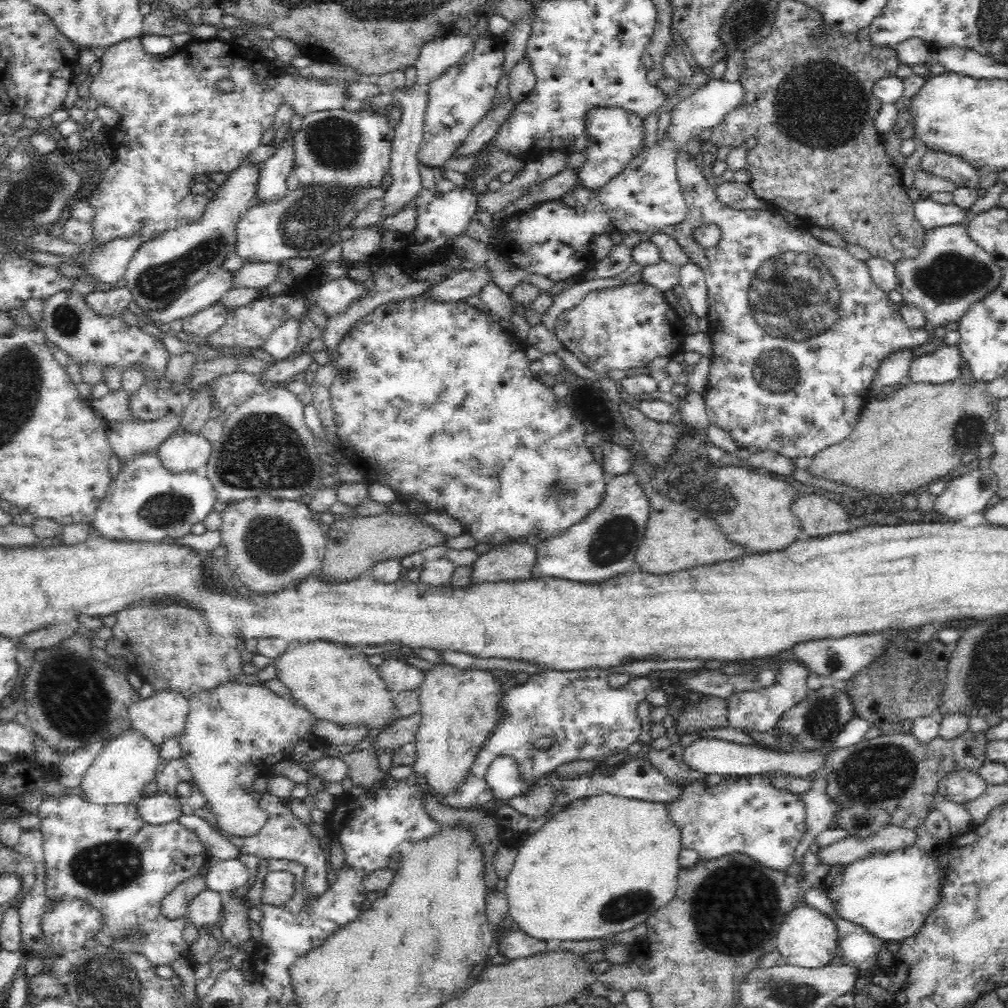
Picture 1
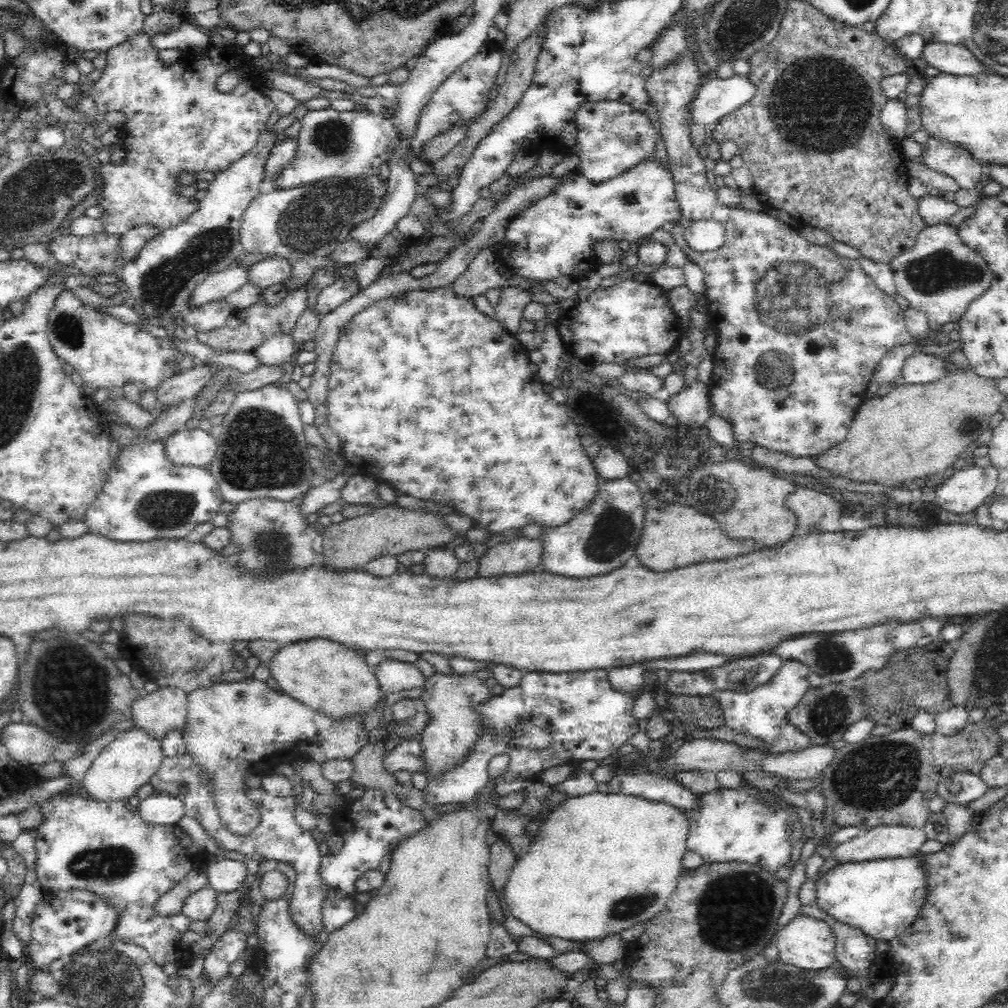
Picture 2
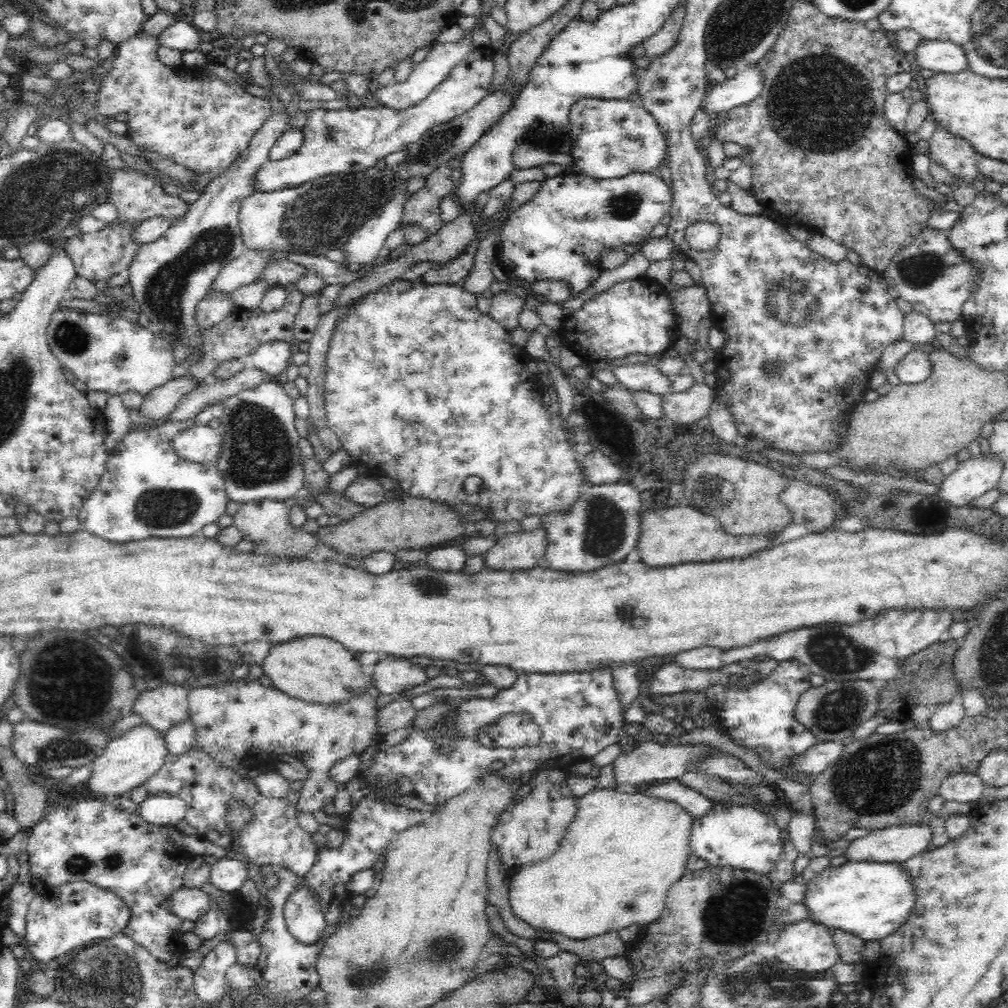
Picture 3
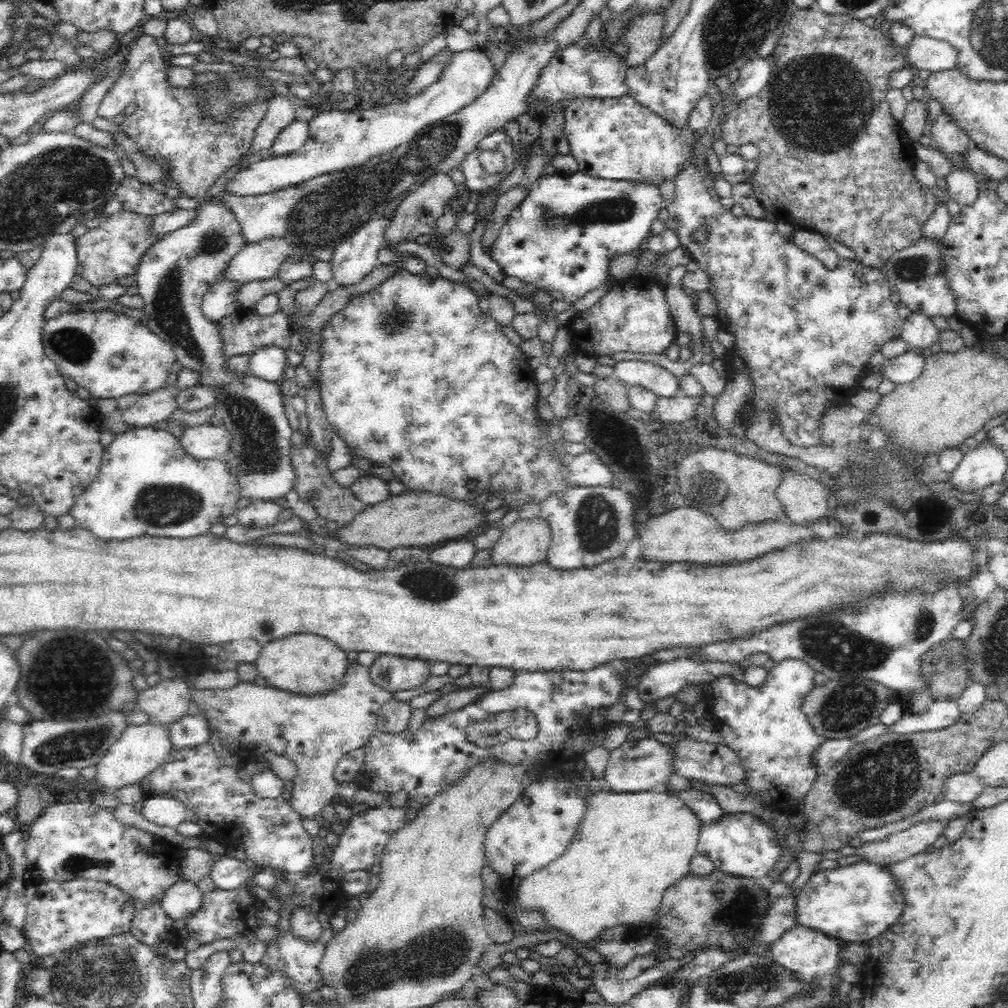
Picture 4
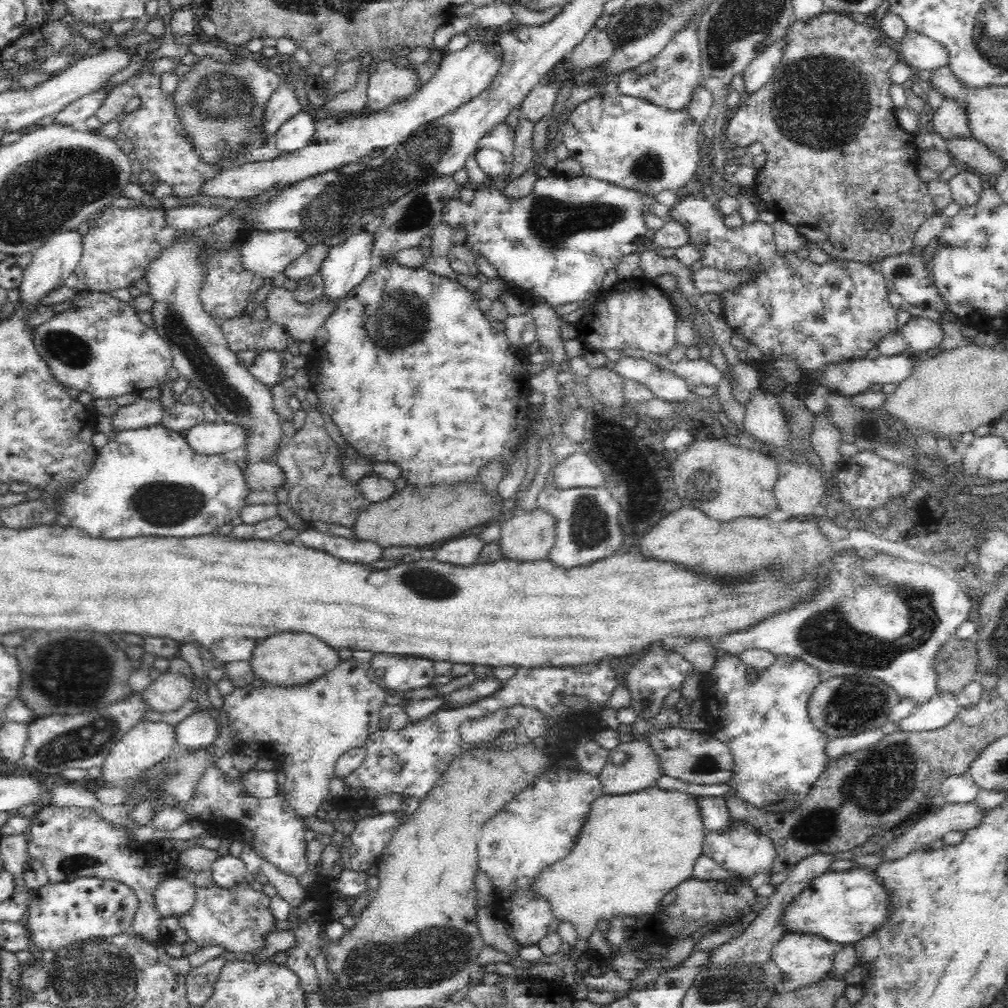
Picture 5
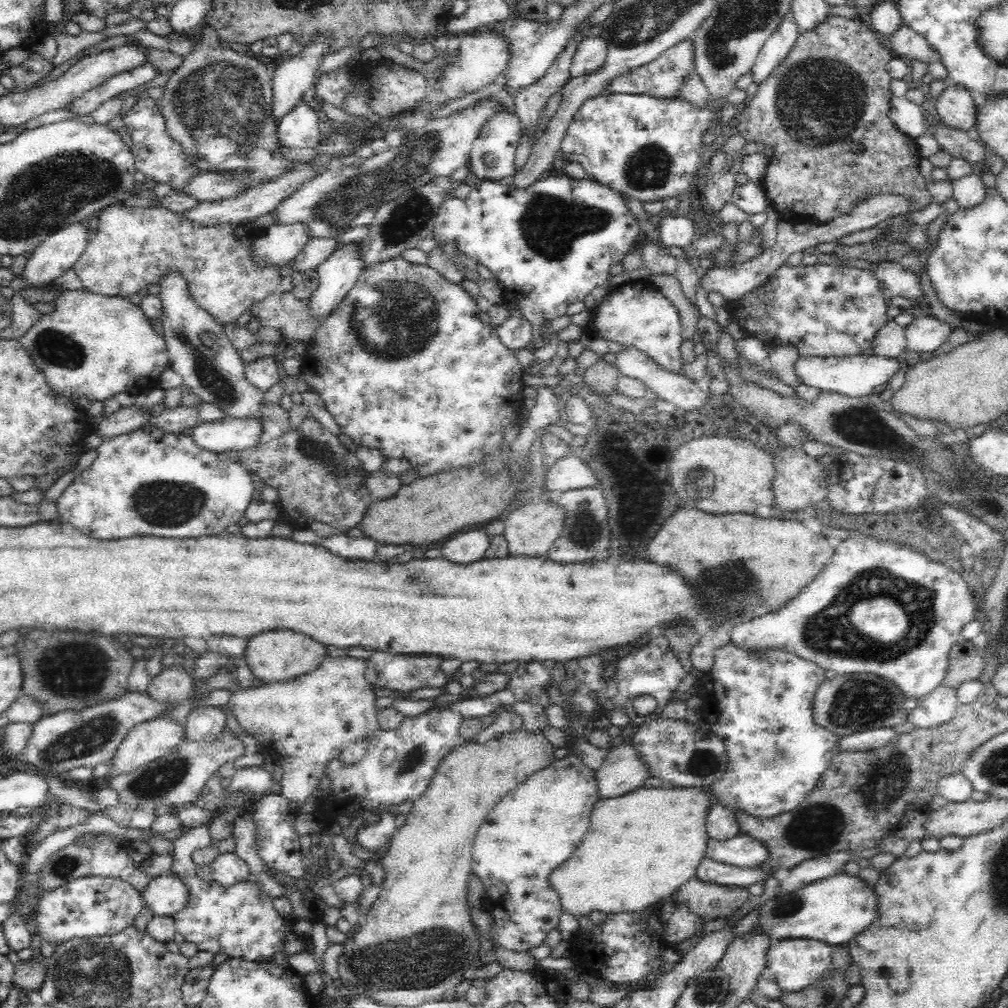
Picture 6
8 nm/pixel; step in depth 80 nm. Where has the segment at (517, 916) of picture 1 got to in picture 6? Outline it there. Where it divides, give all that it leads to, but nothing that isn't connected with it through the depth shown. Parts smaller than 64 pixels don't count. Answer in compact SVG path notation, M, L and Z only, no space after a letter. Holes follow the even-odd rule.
M662 787L662 788L638 788L638 790L630 793L611 798L600 798L595 802L590 819L589 827L586 834L582 837L580 845L576 851L566 861L561 862L560 865L554 868L554 871L549 874L549 883L554 891L558 893L560 899L562 912L566 912L574 919L580 921L583 917L590 918L594 911L603 912L604 914L620 914L624 911L629 913L637 913L641 910L652 907L661 898L668 898L676 888L686 884L690 879L695 878L696 869L700 862L705 858L705 851L709 836L706 832L705 819L709 814L712 797L708 794L703 794L701 790L696 787L681 788L681 787Z

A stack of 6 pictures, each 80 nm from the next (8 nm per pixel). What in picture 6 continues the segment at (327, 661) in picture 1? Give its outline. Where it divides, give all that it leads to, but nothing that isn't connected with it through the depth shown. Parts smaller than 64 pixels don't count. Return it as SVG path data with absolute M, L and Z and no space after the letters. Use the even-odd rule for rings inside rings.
M280 629L277 631L263 631L254 635L247 641L245 661L252 669L255 678L260 678L264 683L286 683L290 680L298 680L309 672L319 669L327 659L326 646L320 644L307 634L294 632L293 630Z

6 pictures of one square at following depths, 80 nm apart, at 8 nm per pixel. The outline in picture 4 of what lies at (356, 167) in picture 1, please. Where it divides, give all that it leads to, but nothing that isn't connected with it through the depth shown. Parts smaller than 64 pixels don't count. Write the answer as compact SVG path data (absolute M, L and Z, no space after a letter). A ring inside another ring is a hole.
M484 49L463 50L457 52L449 63L443 67L442 74L434 83L428 85L419 95L416 95L404 103L380 103L370 105L368 108L354 108L352 110L328 110L317 112L307 121L308 136L298 150L286 156L269 159L260 159L252 162L246 169L239 170L225 186L228 193L238 196L254 196L260 194L270 194L277 190L282 190L291 186L296 186L306 182L311 178L322 176L331 172L343 171L354 167L362 167L366 164L372 164L379 158L388 153L402 148L406 143L416 136L422 130L425 130L429 124L434 124L447 116L462 110L470 105L476 98L482 96L483 92L490 86L495 77L495 70L490 58L484 53Z

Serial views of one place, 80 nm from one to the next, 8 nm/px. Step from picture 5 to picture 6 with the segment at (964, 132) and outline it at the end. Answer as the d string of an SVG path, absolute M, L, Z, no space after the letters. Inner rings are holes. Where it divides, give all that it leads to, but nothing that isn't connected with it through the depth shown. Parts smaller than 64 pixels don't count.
M950 83L935 101L940 125L964 132L975 128L976 98L976 95L963 86Z

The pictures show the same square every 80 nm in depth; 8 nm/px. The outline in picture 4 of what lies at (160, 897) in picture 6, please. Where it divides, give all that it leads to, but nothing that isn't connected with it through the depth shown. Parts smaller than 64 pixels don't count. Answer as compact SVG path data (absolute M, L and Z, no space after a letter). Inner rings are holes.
M180 880L164 893L162 908L172 921L176 921L190 918L202 903L202 891L194 883Z

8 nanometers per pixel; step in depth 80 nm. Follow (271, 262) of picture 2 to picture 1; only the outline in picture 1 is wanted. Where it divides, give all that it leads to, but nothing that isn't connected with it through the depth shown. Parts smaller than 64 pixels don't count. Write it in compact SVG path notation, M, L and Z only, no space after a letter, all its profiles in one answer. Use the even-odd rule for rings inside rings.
M246 263L232 272L236 288L266 288L280 274L280 263Z

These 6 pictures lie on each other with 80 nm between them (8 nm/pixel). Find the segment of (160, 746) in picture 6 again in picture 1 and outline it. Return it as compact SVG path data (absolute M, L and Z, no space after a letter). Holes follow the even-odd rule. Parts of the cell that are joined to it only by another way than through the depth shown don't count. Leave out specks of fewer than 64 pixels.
M131 729L102 746L100 754L84 773L80 788L84 791L86 801L94 804L136 804L144 797L146 786L155 781L157 766L161 761L158 746L140 731Z

